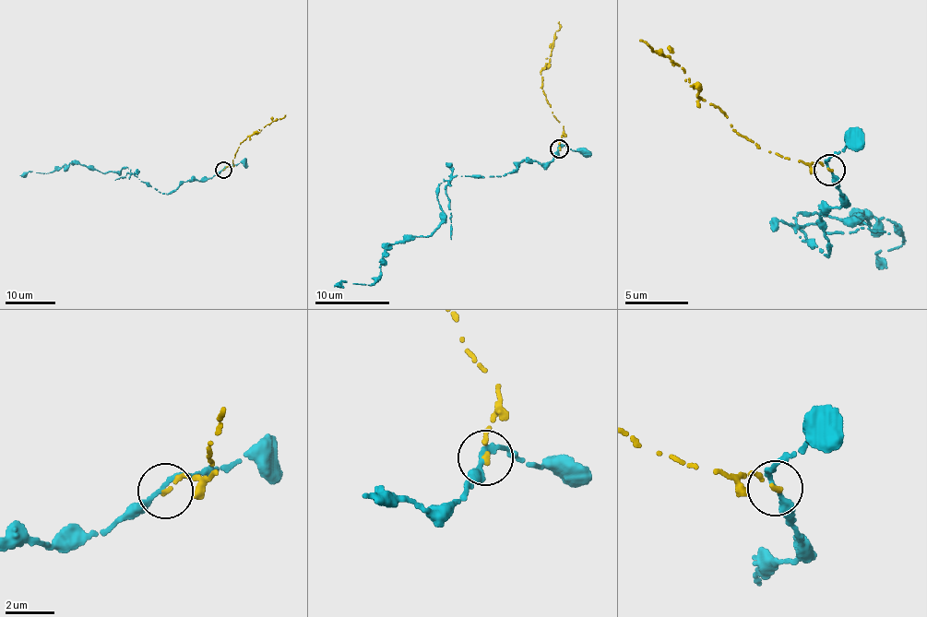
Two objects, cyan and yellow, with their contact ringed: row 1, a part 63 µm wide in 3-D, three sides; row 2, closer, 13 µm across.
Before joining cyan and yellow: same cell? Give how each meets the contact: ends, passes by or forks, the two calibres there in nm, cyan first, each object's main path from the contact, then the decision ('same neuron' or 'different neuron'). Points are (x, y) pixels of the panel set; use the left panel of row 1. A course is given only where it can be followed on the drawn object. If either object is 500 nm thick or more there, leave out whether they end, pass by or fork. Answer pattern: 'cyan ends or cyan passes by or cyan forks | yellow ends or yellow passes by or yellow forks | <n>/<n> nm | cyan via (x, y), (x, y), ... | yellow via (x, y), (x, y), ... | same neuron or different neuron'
cyan passes by | yellow ends | 190/200 nm | cyan via (223, 169), (162, 193), (126, 167), (103, 172), (78, 163), (19, 175) | yellow via (223, 170), (233, 166), (232, 160), (244, 139), (286, 115) | different neuron

